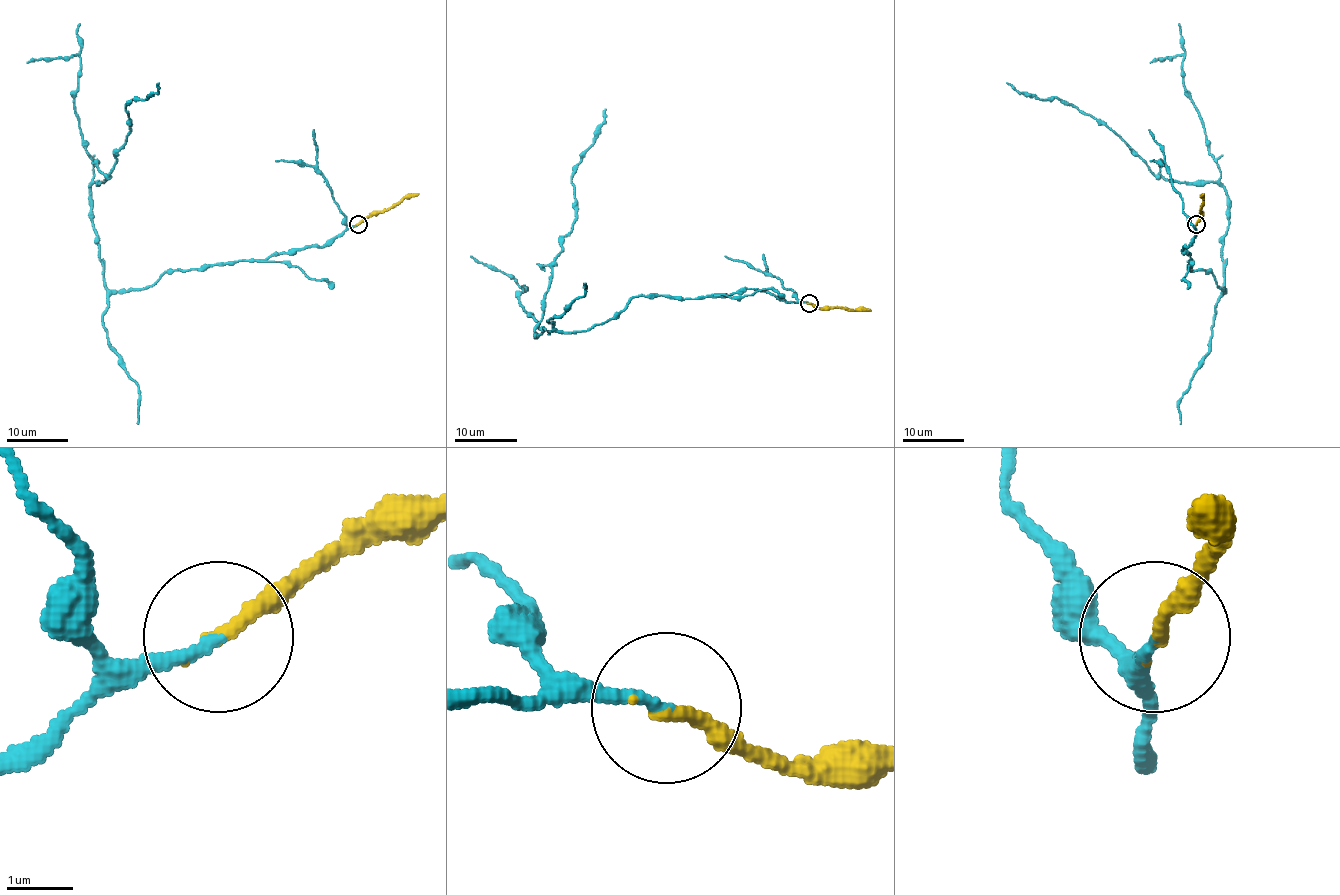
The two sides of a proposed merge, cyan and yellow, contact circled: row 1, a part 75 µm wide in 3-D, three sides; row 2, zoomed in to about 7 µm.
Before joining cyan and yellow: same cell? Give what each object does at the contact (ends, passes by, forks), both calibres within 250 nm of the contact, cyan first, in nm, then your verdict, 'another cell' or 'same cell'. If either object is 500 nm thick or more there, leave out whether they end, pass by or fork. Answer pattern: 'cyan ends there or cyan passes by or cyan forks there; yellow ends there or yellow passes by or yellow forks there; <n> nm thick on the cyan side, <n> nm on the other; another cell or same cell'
cyan ends there; yellow ends there; 170 nm thick on the cyan side, 240 nm on the other; same cell

